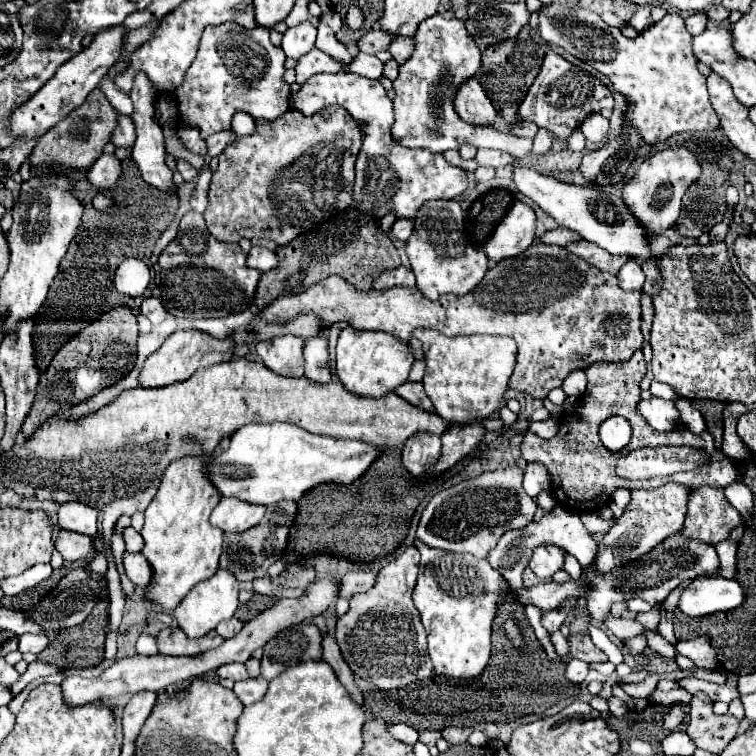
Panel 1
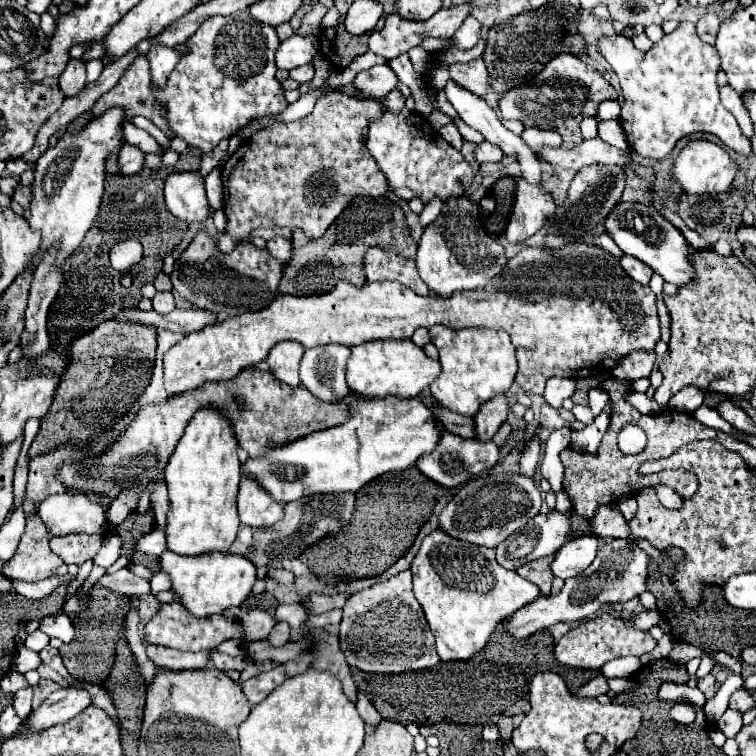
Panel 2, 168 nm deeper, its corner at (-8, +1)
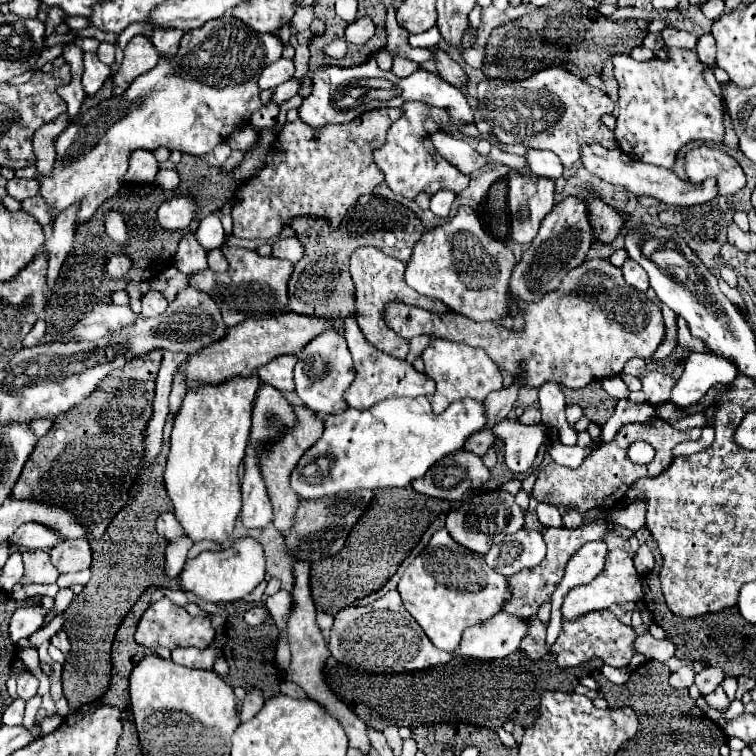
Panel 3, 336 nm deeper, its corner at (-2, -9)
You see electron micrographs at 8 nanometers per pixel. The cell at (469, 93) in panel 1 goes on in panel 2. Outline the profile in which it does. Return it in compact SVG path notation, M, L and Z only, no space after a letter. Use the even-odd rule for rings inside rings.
M483 58L471 60L467 64L451 64L449 68L451 80L461 88L467 88L475 96L483 96L489 92L489 74L483 64Z

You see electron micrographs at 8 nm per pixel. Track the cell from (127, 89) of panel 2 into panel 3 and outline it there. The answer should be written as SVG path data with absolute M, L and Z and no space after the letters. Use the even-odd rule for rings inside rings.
M137 34L129 40L129 44L125 46L125 58L117 70L117 74L113 76L113 96L121 96L129 87L131 82L151 70L159 60L157 48L153 46L153 42L149 42L149 38L145 34Z

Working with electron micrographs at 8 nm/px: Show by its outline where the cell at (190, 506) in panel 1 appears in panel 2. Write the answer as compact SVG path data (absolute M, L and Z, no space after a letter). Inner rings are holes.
M199 410L187 424L167 468L169 512L165 524L167 550L179 556L203 556L211 552L227 554L237 536L237 488L241 462L237 458L237 440L227 418L215 410Z

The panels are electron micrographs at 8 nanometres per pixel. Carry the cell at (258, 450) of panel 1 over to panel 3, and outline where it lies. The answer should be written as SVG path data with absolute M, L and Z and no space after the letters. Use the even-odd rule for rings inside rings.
M425 396L391 398L363 412L347 408L325 420L323 436L293 470L291 488L307 500L355 488L405 488L425 476L437 460L463 450L467 438L483 428L487 428L485 408L477 400L457 400L441 414L431 410ZM321 456L329 458L329 466L319 464Z

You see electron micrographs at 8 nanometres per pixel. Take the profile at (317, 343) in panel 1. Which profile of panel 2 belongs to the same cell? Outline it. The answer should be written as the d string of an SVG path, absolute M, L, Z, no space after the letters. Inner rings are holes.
M341 344L315 346L305 350L301 360L301 384L321 400L335 402L351 394L345 380L349 348Z

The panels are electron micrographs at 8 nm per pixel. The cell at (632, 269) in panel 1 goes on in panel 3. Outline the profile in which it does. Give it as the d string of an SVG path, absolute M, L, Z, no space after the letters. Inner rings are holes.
M627 258L621 270L623 270L623 276L625 276L627 284L631 284L633 288L637 288L637 290L641 290L641 292L647 292L647 288L649 288L649 278L647 278L645 270L643 270L637 262L633 262L631 258Z

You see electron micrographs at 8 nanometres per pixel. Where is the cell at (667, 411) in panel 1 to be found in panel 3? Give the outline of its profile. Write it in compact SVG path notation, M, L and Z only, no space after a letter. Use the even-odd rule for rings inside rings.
M553 440L547 450L549 450L551 458L553 458L557 464L567 466L567 468L577 468L577 466L585 460L585 456L591 454L589 450L583 450L583 448L579 448L579 446L565 446L565 444L561 444L559 440Z

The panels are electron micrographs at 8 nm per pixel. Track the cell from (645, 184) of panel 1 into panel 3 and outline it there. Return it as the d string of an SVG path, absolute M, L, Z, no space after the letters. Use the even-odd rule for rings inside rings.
M699 146L687 152L685 170L691 184L705 178L717 178L719 194L735 194L745 186L745 172L733 156L711 146Z

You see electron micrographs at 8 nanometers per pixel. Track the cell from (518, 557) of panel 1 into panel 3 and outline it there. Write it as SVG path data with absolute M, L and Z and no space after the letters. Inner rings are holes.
M519 530L517 534L505 536L501 544L491 546L485 554L487 564L503 576L511 576L523 568L533 568L543 558L545 540L537 530Z

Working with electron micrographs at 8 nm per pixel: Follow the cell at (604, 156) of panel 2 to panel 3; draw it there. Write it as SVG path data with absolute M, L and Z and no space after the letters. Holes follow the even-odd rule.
M585 146L581 152L583 158L583 166L593 172L595 176L599 176L605 182L611 182L615 186L623 186L627 188L631 194L635 196L653 196L657 200L661 200L663 204L669 206L693 206L693 204L705 204L717 198L717 180L705 180L701 184L691 184L687 180L681 180L673 170L661 168L661 166L653 166L653 164L641 164L635 162L633 158L629 158L623 150L615 148L615 150L607 150L603 146Z

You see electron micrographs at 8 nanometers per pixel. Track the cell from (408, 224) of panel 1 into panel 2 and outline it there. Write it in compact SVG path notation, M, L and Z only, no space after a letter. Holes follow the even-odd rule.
M435 198L435 200L431 200L425 208L423 208L423 212L419 214L419 224L421 226L429 226L437 216L439 216L439 212L441 212L441 206L443 206L443 202L439 200L439 198Z

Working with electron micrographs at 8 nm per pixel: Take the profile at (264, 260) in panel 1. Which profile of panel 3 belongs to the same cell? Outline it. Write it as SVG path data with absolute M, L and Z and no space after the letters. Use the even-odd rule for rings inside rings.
M295 236L293 238L283 238L283 240L273 244L273 256L275 258L287 258L293 264L297 264L303 256L303 246L299 244L299 240Z

